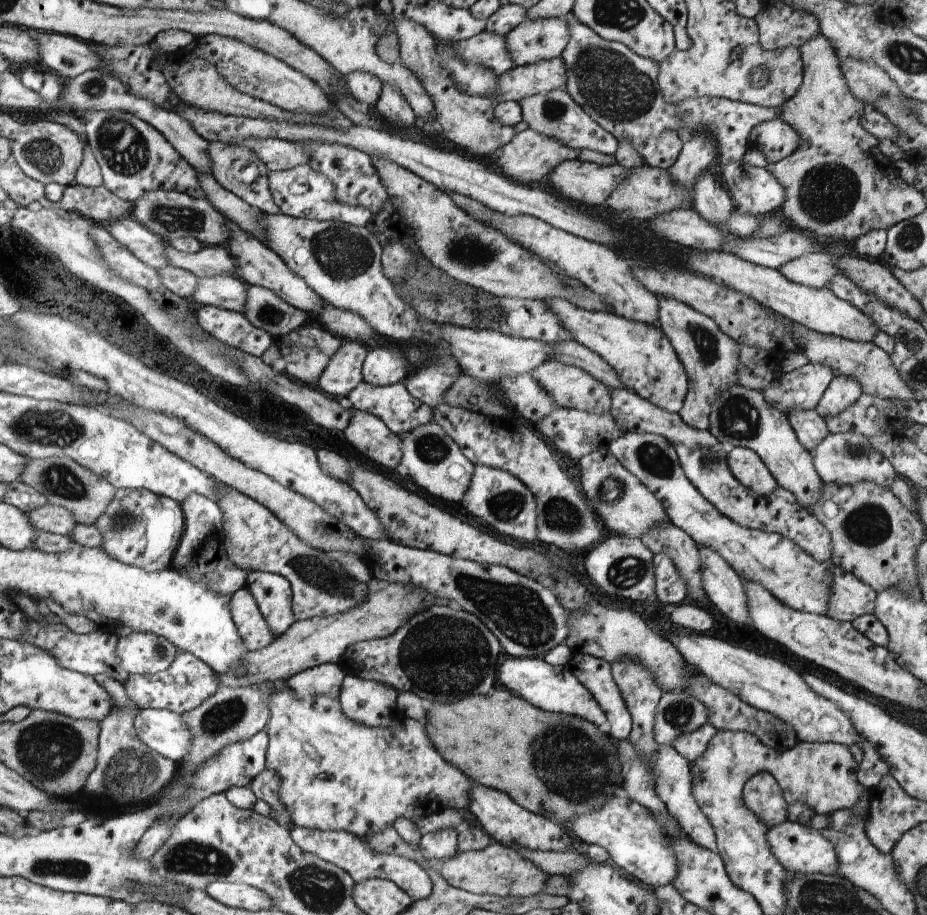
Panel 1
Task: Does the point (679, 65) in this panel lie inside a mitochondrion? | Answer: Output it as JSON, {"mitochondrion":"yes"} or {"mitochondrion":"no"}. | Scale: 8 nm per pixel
{"mitochondrion":"no"}

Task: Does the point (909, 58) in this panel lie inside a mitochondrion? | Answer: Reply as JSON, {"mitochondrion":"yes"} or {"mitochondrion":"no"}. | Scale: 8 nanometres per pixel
{"mitochondrion":"yes"}

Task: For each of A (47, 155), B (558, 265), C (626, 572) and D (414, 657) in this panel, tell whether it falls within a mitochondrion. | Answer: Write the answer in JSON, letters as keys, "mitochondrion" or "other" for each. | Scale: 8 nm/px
{"A":"mitochondrion","B":"other","C":"mitochondrion","D":"mitochondrion"}

